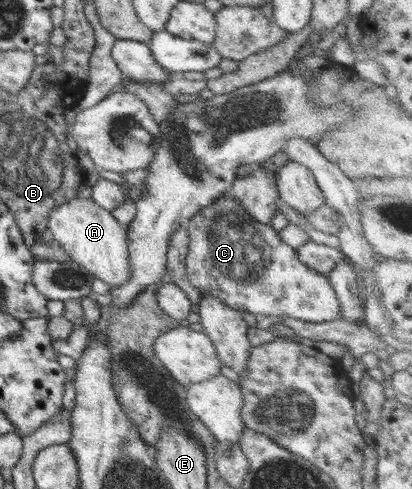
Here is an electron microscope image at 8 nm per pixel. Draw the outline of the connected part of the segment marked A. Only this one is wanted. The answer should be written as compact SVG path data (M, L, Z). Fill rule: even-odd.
M76 197L65 204L54 206L48 216L47 230L69 258L90 272L94 278L103 280L110 287L128 283L131 267L128 263L126 227L91 199Z

